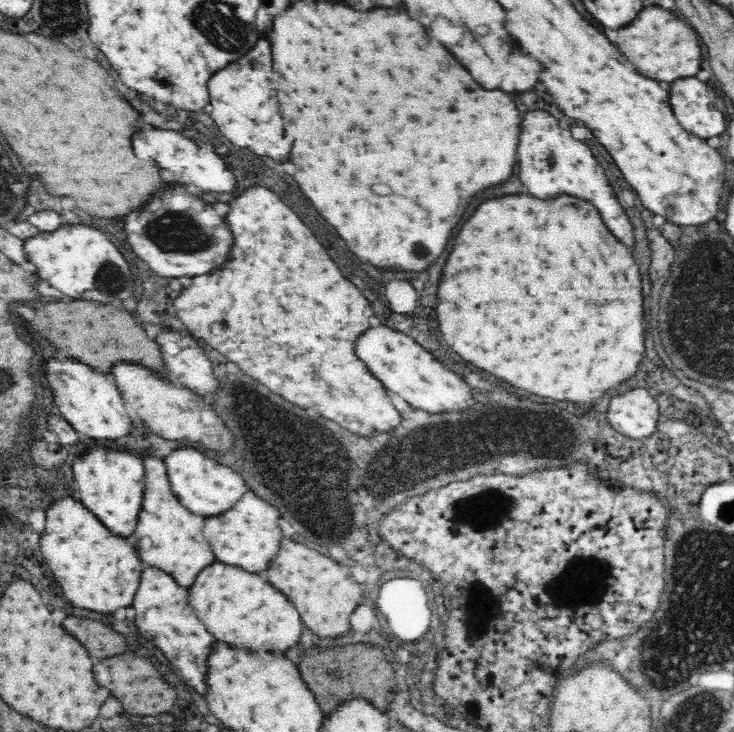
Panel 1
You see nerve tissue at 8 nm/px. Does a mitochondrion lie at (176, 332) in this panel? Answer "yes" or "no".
no

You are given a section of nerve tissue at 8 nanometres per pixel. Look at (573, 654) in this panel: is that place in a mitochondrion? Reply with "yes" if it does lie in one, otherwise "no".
no

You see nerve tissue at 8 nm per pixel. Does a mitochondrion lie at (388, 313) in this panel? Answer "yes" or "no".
no

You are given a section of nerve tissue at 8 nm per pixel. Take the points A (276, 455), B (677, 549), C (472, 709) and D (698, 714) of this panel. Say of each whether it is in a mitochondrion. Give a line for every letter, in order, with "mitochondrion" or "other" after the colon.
A: mitochondrion
B: mitochondrion
C: other
D: mitochondrion

